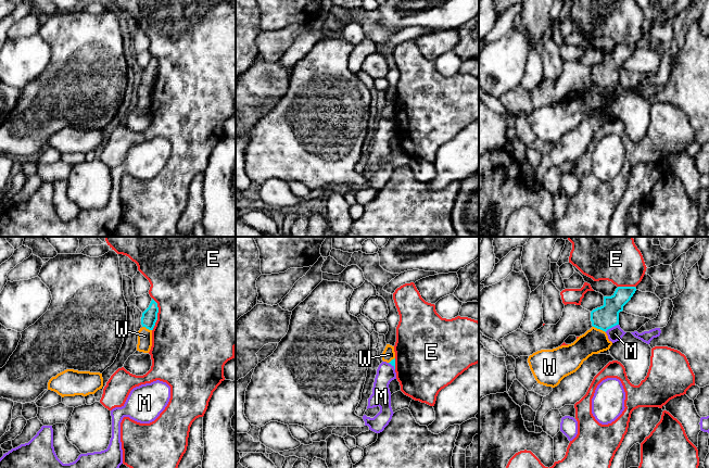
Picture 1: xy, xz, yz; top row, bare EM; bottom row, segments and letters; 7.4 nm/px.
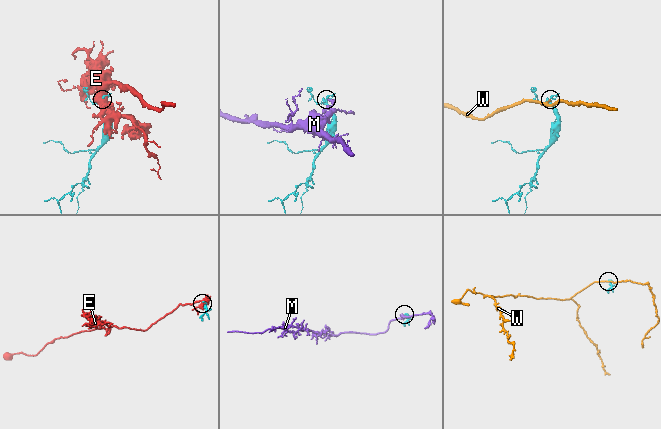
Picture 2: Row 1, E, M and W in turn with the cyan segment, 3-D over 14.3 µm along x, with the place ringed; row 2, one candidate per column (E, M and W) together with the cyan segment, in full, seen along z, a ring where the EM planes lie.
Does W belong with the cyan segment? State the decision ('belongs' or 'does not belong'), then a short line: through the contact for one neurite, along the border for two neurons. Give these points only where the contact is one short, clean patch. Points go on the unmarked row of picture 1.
does not belong; line yz (593, 83), (605, 89)

